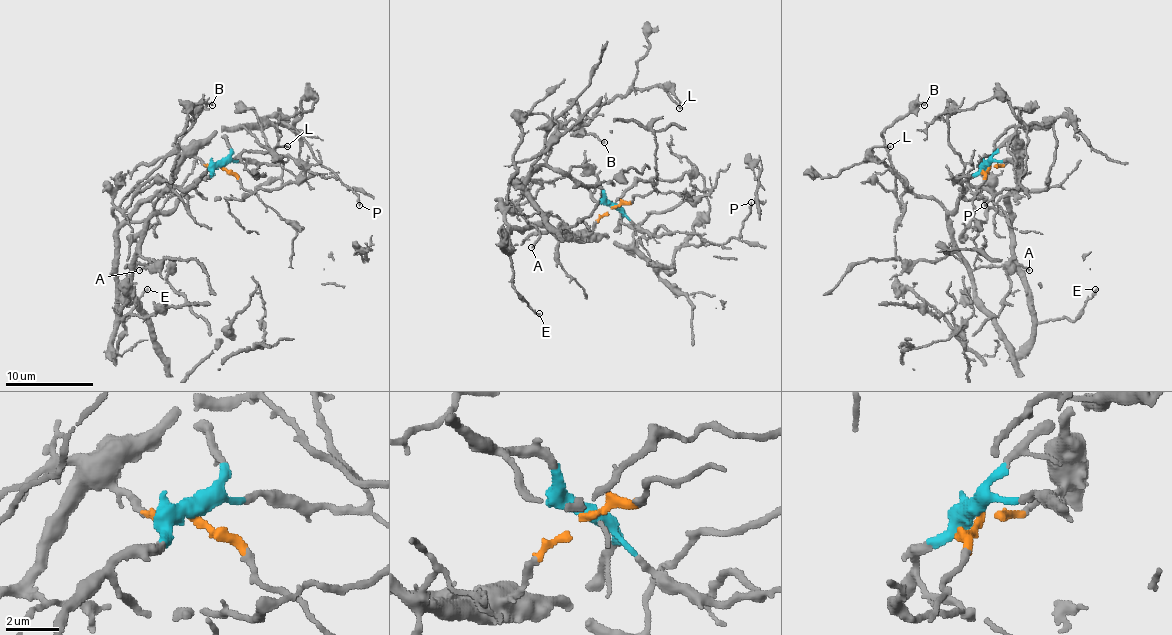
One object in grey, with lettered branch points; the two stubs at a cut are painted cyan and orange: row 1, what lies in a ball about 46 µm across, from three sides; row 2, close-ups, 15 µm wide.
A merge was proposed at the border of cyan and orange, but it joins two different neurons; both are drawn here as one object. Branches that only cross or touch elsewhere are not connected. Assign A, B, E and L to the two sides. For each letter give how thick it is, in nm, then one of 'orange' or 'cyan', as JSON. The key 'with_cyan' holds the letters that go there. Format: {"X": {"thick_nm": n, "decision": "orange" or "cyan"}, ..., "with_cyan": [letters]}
{"A": {"thick_nm": 170, "decision": "cyan"}, "B": {"thick_nm": 200, "decision": "cyan"}, "E": {"thick_nm": 200, "decision": "orange"}, "L": {"thick_nm": 160, "decision": "cyan"}, "with_cyan": ["A", "B", "L"]}

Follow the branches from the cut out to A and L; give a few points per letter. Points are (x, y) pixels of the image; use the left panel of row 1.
A: (222, 165), (204, 180), (197, 180), (171, 209), (158, 211), (131, 269), (127, 266), (147, 264), (140, 271)
L: (222, 165), (197, 180), (171, 209), (160, 211), (155, 202), (166, 191), (191, 187), (213, 165), (288, 145)

